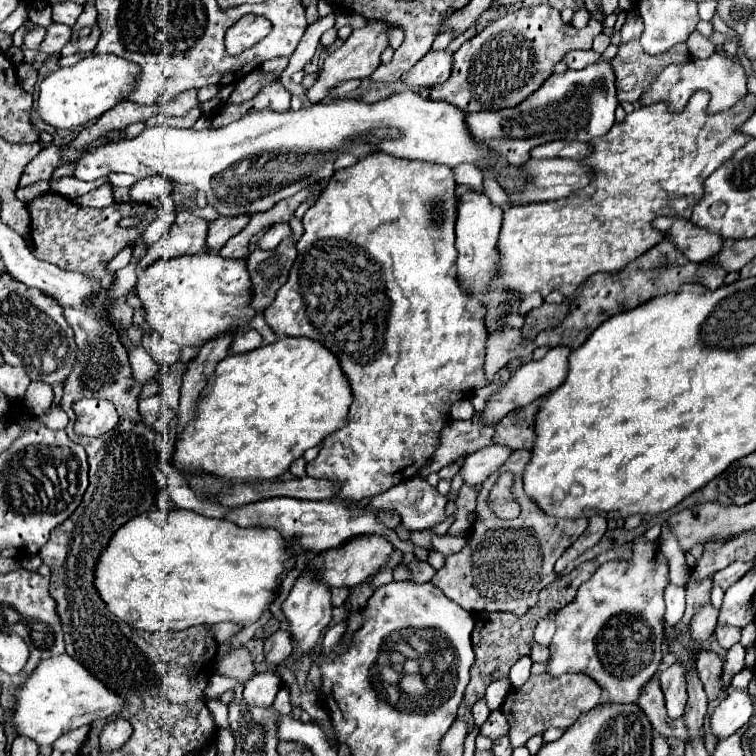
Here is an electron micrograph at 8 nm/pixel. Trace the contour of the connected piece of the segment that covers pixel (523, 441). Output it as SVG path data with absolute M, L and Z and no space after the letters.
M541 398L508 413L498 425L494 443L508 445L512 449L532 449L535 435L535 415L539 410Z

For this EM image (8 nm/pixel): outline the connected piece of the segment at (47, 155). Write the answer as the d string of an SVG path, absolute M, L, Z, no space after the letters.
M50 143L46 145L38 157L34 157L28 167L24 169L22 173L22 187L26 185L32 185L40 179L50 179L50 175L54 173L54 169L58 167L60 163L60 157L62 157L62 147L56 145L56 143Z

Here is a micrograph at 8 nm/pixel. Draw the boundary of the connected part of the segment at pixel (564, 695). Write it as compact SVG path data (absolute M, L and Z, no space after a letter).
M548 673L542 675L530 675L530 679L518 687L510 689L508 697L504 699L500 711L506 715L510 723L510 743L512 747L526 745L526 741L532 735L540 735L550 727L558 729L568 729L580 713L590 711L600 703L602 697L602 687L594 683L588 675L562 675L562 677L550 677Z

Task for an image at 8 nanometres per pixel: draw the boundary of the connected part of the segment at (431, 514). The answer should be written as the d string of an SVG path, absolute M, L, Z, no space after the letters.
M422 477L390 487L376 495L366 507L372 511L394 509L402 515L402 523L410 531L434 529L446 521L446 497Z

